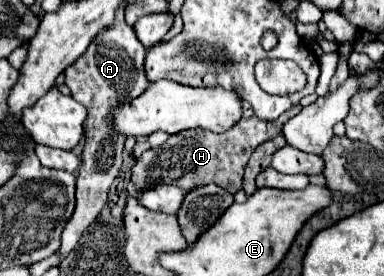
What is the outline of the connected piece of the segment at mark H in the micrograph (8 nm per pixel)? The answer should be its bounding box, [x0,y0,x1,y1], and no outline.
[132,104,302,194]

